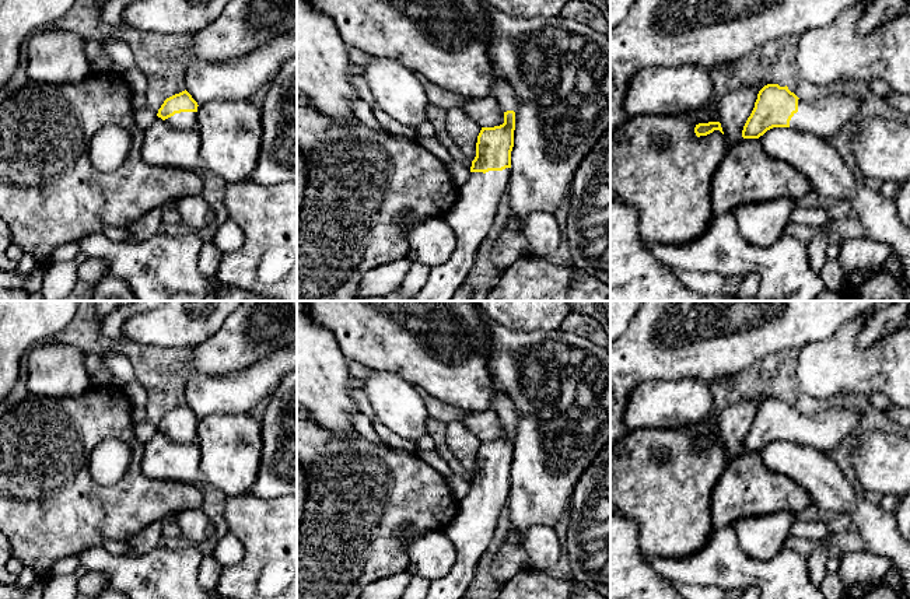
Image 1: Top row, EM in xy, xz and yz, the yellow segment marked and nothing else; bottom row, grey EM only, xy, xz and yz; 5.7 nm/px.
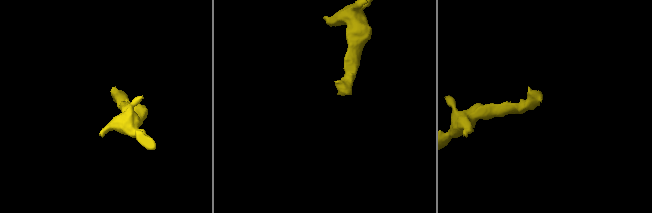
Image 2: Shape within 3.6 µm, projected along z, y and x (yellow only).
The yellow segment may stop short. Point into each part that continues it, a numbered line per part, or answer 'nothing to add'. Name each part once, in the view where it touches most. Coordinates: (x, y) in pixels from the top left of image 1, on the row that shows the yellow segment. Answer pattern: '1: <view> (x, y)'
1: xz (472, 216)

